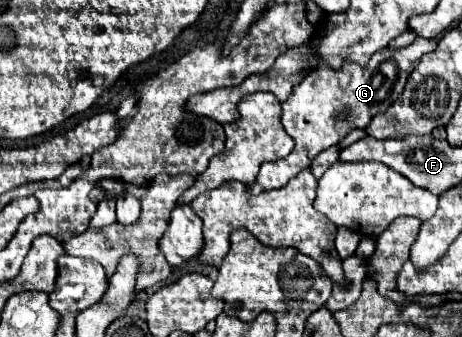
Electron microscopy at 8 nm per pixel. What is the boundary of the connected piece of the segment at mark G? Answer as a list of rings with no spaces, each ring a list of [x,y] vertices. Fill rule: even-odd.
[[[416,37],[416,41],[404,49],[386,47],[374,53],[366,67],[360,67],[352,61],[344,61],[342,69],[338,71],[326,63],[316,67],[316,71],[312,71],[300,85],[296,85],[292,89],[292,95],[282,103],[282,125],[296,143],[294,151],[276,163],[264,163],[256,183],[250,185],[252,193],[256,195],[262,193],[264,189],[284,187],[292,177],[296,177],[304,167],[308,167],[312,159],[318,157],[324,149],[340,143],[352,129],[358,127],[364,129],[374,115],[384,113],[402,95],[406,77],[412,73],[412,67],[416,67],[422,55],[434,49],[436,49],[434,39]],[[386,61],[394,61],[396,75],[384,75],[382,65]]]

